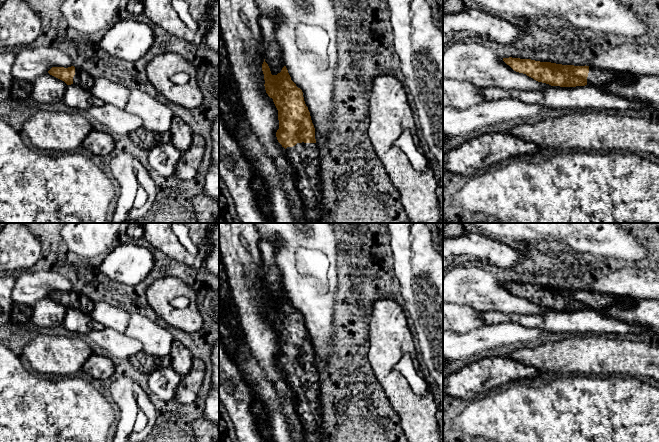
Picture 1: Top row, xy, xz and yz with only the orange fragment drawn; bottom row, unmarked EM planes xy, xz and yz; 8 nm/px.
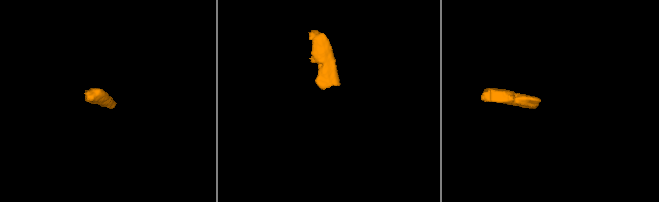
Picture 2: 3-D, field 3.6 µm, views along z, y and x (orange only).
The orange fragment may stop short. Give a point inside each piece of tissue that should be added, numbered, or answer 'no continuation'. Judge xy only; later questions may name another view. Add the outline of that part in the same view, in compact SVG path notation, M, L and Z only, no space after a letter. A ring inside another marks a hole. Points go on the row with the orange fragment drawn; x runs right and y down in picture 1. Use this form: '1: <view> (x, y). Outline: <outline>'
1: xy (81, 78). Outline: M75 67L75 75L73 77L73 84L83 87L86 90L89 90L94 85L95 79L90 76L87 72L83 71L80 68Z

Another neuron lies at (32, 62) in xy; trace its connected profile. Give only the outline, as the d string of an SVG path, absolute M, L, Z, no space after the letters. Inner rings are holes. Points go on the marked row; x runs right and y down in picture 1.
M28 47L16 53L12 67L14 79L33 83L38 77L48 73L52 67L73 66L70 57L55 47Z

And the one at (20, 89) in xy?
M14 79L11 86L11 99L26 99L31 97L33 85L31 82Z

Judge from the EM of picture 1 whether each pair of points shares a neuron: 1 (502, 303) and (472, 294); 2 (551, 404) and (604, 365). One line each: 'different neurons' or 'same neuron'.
1: same neuron
2: different neurons

